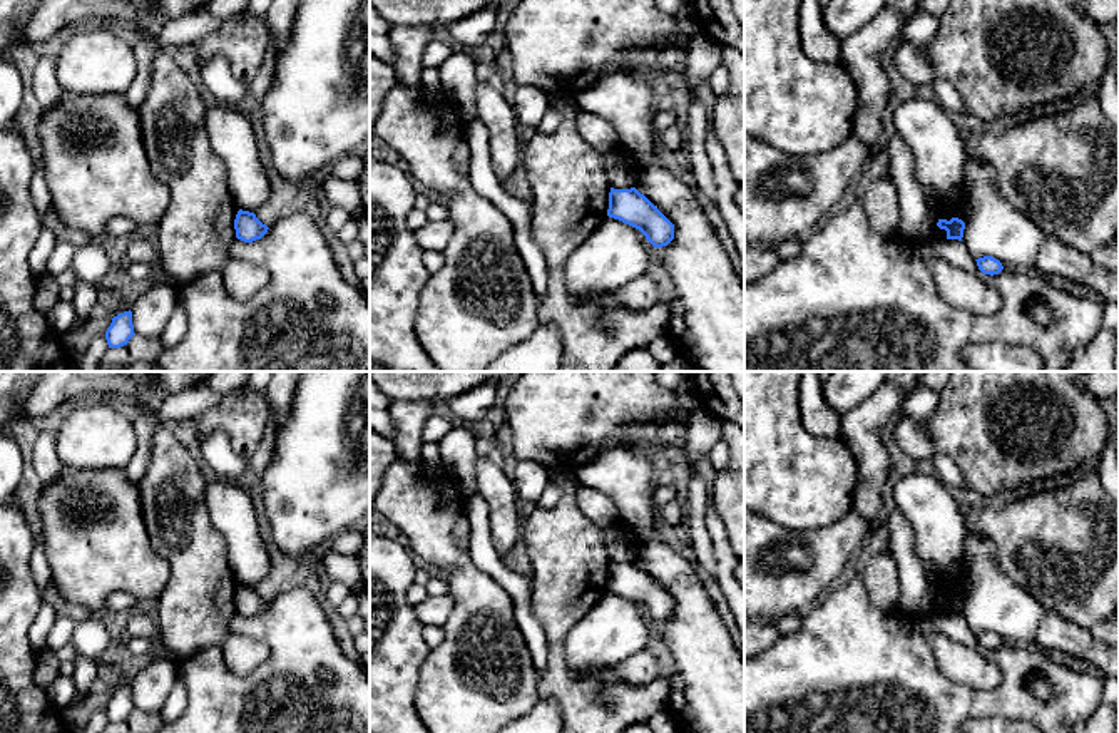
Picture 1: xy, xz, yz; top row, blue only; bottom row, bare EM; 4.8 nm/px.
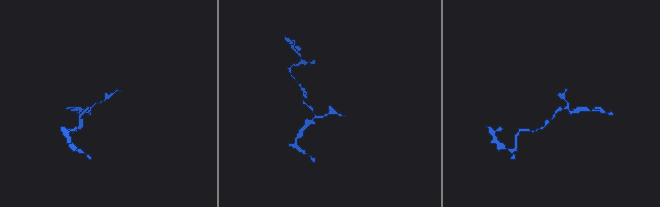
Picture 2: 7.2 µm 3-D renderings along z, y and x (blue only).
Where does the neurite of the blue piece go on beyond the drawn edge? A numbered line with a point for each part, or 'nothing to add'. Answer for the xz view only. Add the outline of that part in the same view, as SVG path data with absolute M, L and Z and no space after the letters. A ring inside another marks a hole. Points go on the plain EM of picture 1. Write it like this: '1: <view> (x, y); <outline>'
nothing to add

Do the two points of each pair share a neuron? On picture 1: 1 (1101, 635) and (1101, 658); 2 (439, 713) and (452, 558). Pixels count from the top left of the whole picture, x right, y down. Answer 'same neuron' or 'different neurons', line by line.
1: different neurons
2: same neuron

